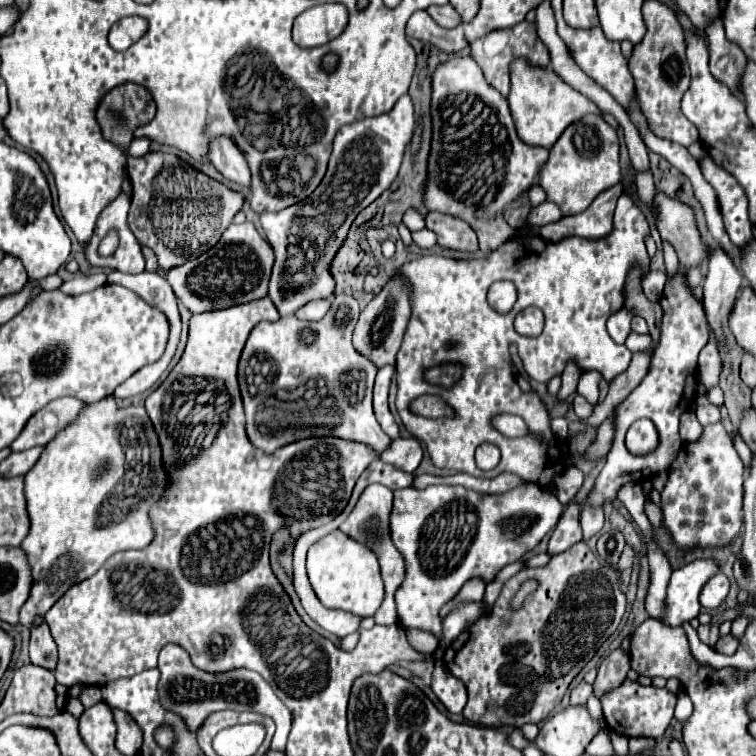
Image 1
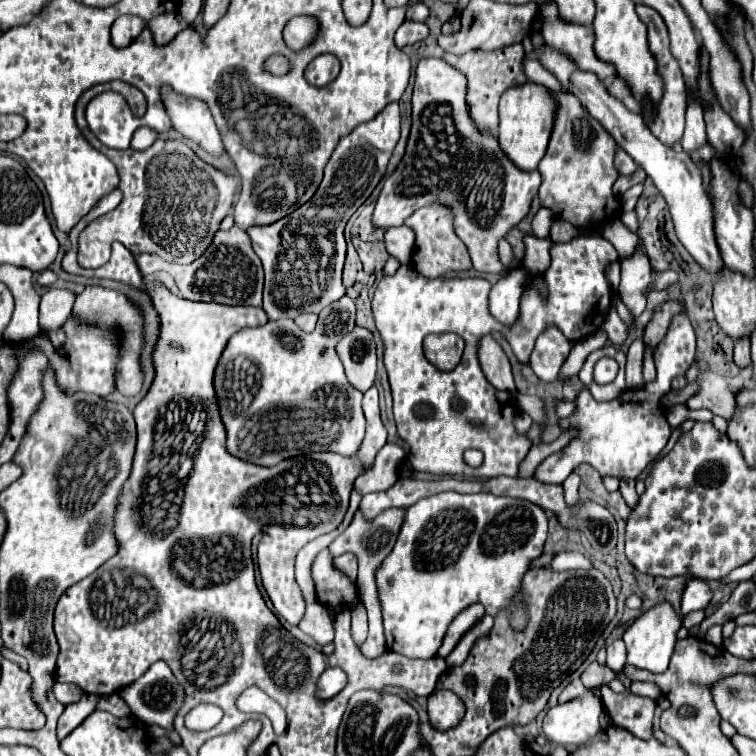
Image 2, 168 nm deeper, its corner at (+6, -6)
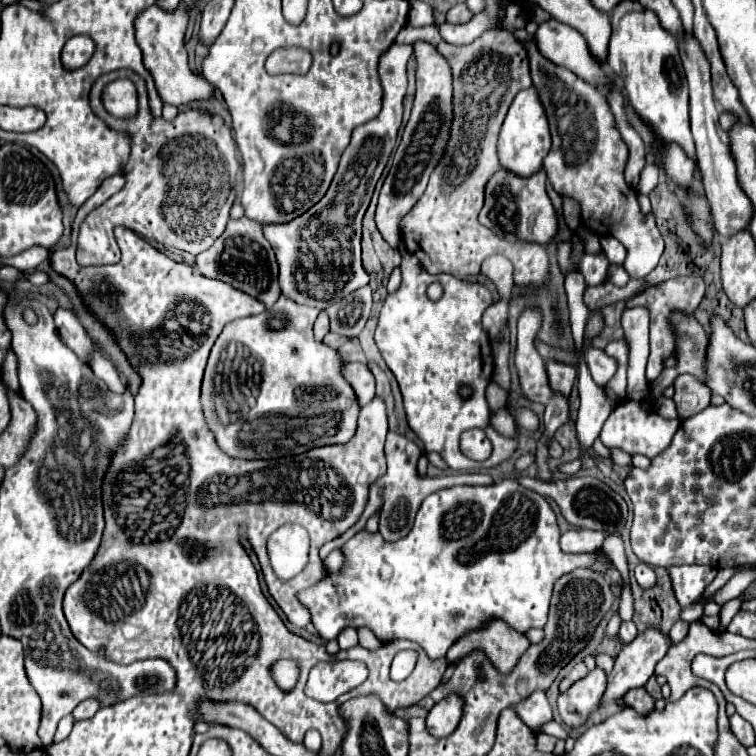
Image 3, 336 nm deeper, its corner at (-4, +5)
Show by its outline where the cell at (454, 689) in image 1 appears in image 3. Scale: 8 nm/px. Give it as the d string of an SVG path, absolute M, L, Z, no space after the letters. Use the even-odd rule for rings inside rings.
M448 695L440 703L436 703L432 707L432 711L428 713L426 729L438 739L448 737L458 727L460 717L462 717L462 701L460 701L460 697L458 695L456 697Z

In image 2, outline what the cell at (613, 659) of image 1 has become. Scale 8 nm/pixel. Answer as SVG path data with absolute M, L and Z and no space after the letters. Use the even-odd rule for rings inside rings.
M614 640L608 644L606 648L608 656L606 656L606 666L610 670L622 670L626 664L626 646L622 640Z

